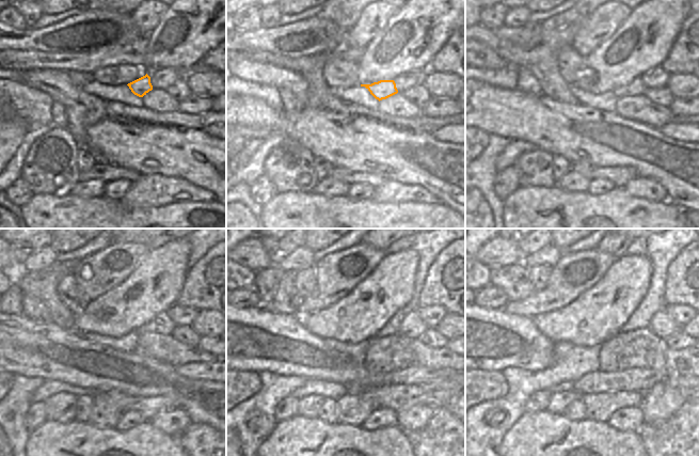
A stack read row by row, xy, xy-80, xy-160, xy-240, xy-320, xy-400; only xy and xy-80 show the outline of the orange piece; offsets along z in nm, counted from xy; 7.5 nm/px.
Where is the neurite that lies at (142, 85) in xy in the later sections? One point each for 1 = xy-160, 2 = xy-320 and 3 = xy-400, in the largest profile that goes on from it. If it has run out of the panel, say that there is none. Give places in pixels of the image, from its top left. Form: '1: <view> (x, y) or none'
1: xy-160 (637, 87)
2: xy-320 (412, 326)
3: xy-400 (662, 325)

